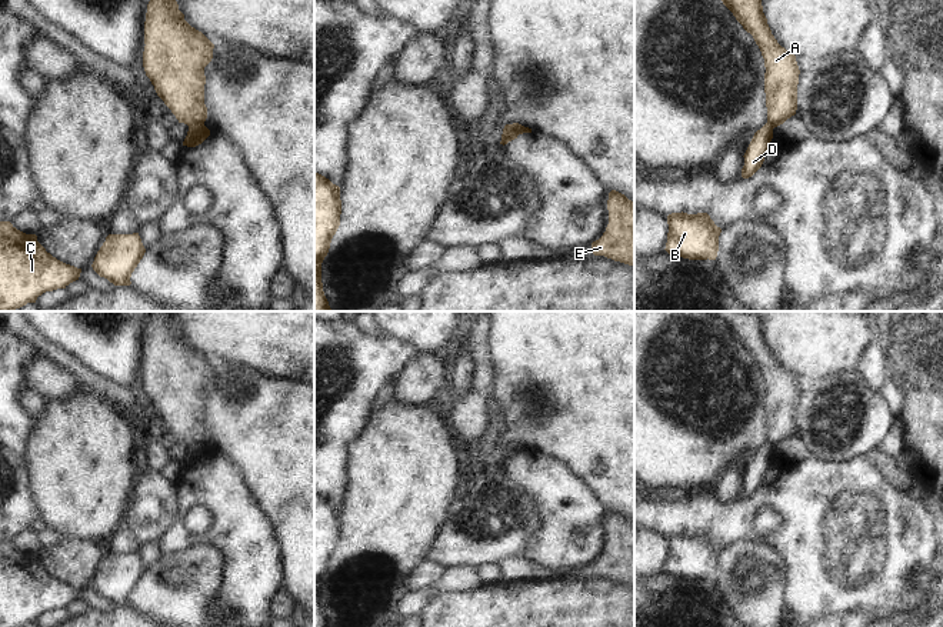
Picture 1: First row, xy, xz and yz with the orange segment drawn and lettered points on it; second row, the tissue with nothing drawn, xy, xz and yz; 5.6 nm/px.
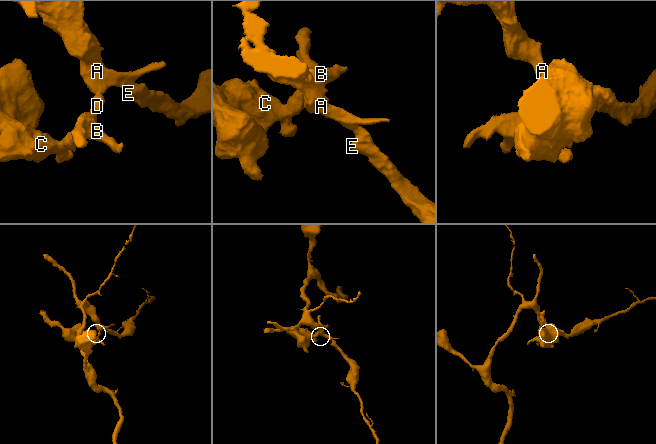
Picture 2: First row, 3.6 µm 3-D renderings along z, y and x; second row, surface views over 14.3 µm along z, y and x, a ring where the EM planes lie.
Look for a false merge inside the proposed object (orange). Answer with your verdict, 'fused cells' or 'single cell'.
fused cells

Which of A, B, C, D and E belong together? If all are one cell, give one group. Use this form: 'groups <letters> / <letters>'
groups A E / B C D

